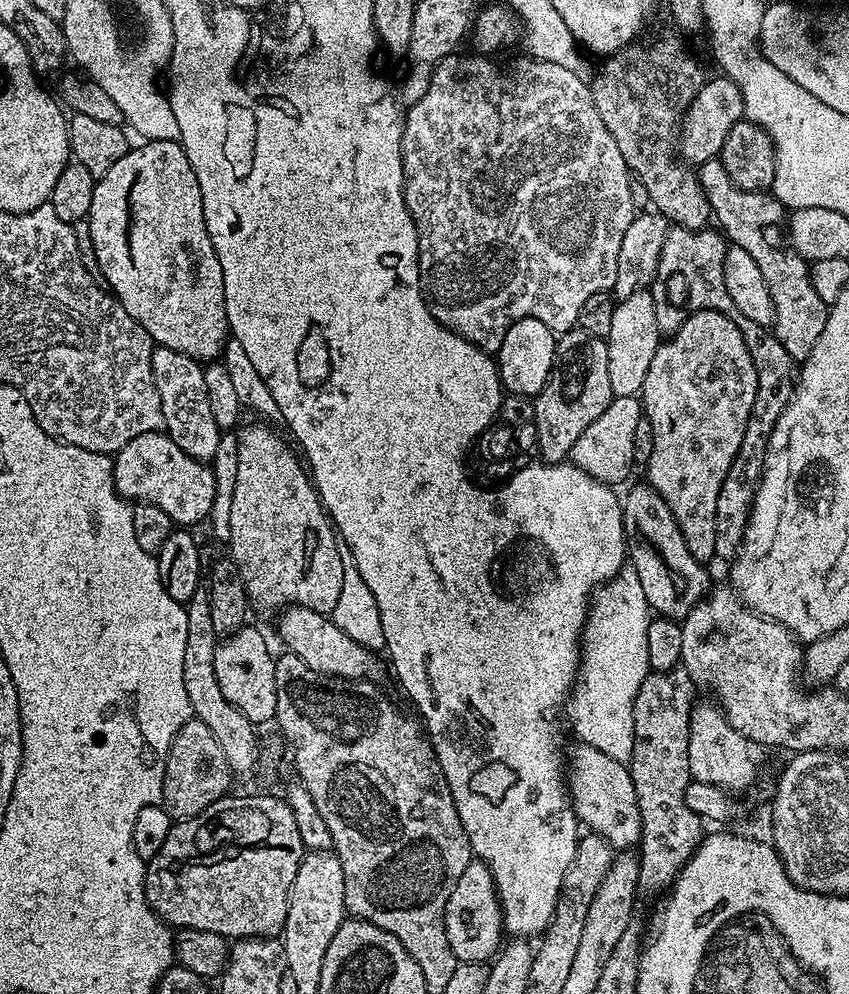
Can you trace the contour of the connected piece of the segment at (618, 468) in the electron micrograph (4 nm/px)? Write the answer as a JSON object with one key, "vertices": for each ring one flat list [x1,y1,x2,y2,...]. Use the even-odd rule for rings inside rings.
{"vertices":[[613,396,610,406,586,426,582,438,574,442,570,460,590,478,609,486,617,486,634,469,634,429,642,418,642,404,635,396]]}

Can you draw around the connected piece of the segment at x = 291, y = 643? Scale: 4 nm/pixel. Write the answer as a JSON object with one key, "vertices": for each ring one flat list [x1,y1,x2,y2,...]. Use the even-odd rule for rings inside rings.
{"vertices":[[301,604,285,607,279,613,280,621,276,632,291,655,302,658,310,670,318,670,324,676,341,676,344,680,379,681,384,668,380,665,380,656,369,648,364,648,354,638,350,638,332,621,331,615,316,612]]}

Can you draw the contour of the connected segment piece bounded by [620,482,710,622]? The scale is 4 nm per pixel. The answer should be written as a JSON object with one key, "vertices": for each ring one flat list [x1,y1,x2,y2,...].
{"vertices":[[641,482,634,485,628,493,623,493,620,509,624,515,624,543,630,553,630,566,642,582,642,591,646,593,649,608,661,617,683,621,684,617,690,614,692,607,705,599,710,591,708,572,704,569,707,567,701,561,695,560,690,550,686,550,686,540,678,530,678,522,674,522,674,514,670,514,670,508,651,484]]}

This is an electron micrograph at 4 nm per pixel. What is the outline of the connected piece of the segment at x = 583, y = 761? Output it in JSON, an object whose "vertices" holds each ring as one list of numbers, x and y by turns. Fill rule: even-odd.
{"vertices":[[589,744,577,745,566,756,566,787,577,821,588,832,607,838,613,849,635,849,640,843,642,822,629,765,610,758,610,754,602,754,602,750,594,750]]}

